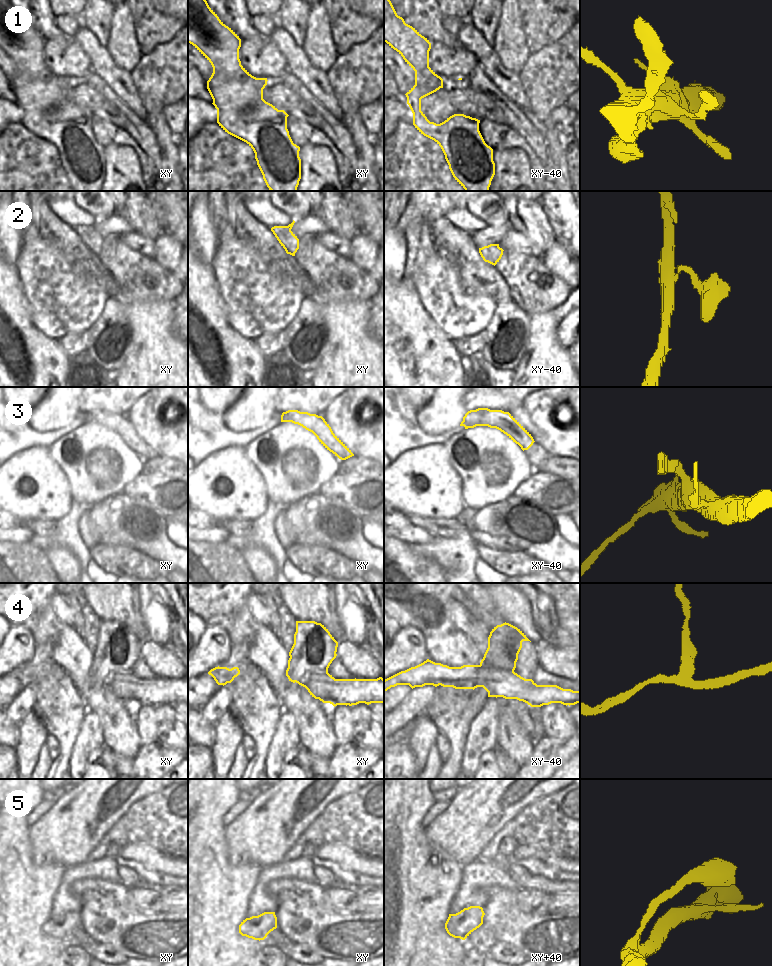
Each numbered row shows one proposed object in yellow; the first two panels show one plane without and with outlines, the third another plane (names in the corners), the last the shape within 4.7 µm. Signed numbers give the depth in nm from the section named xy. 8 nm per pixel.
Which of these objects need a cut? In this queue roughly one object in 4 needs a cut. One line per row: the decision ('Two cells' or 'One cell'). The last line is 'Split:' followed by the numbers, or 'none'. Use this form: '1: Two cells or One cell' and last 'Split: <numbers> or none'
1: One cell
2: One cell
3: One cell
4: Two cells
5: One cell
Split: 4.

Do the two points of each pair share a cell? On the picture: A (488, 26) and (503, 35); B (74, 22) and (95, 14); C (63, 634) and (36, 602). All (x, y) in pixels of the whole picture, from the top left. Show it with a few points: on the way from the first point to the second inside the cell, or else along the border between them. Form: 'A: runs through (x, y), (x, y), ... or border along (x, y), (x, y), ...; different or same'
A: border along (501, 10), (492, 45); different
B: border along (78, 16), (81, 27); different
C: runs through (55, 626), (39, 610); same

